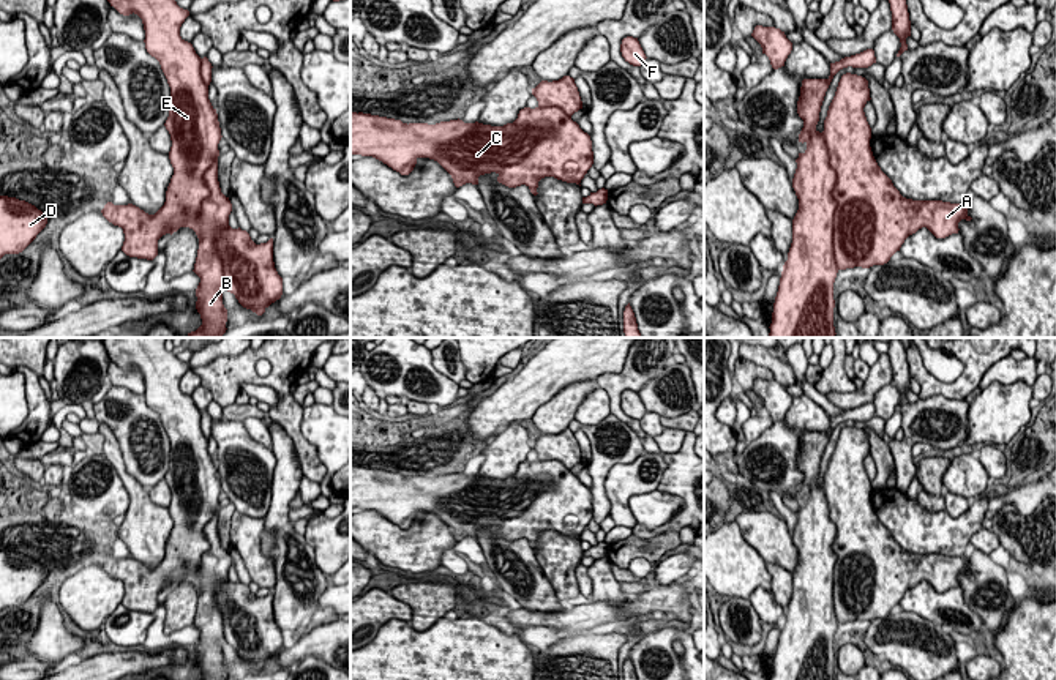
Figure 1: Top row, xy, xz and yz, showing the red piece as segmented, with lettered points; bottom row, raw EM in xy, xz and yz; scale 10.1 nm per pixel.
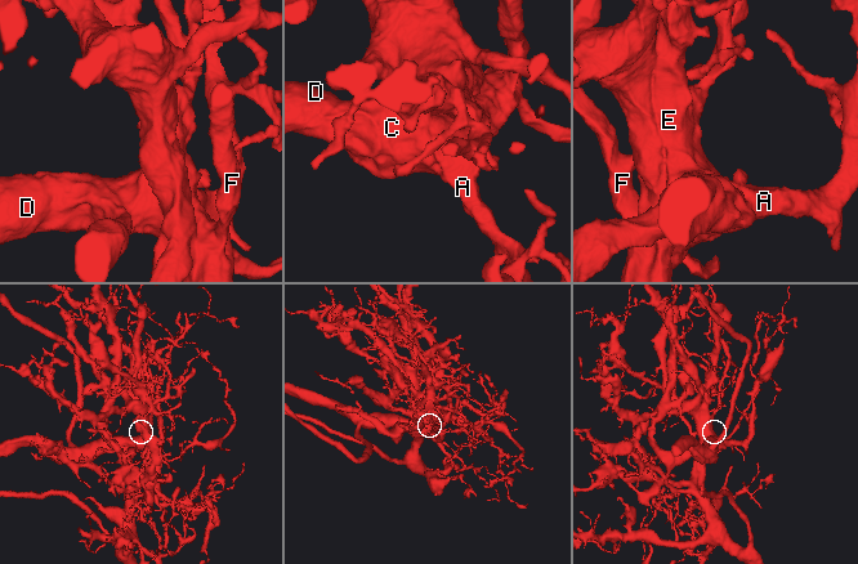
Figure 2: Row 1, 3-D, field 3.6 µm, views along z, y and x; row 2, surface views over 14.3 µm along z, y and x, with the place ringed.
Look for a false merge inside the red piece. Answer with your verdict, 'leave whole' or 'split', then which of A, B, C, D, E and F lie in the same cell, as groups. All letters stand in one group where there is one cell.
split; groups A C D E F / B

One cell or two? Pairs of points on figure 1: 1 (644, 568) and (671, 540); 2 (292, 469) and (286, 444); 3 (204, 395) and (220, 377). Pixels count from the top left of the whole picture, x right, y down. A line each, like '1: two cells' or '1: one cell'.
1: two cells
2: one cell
3: two cells

